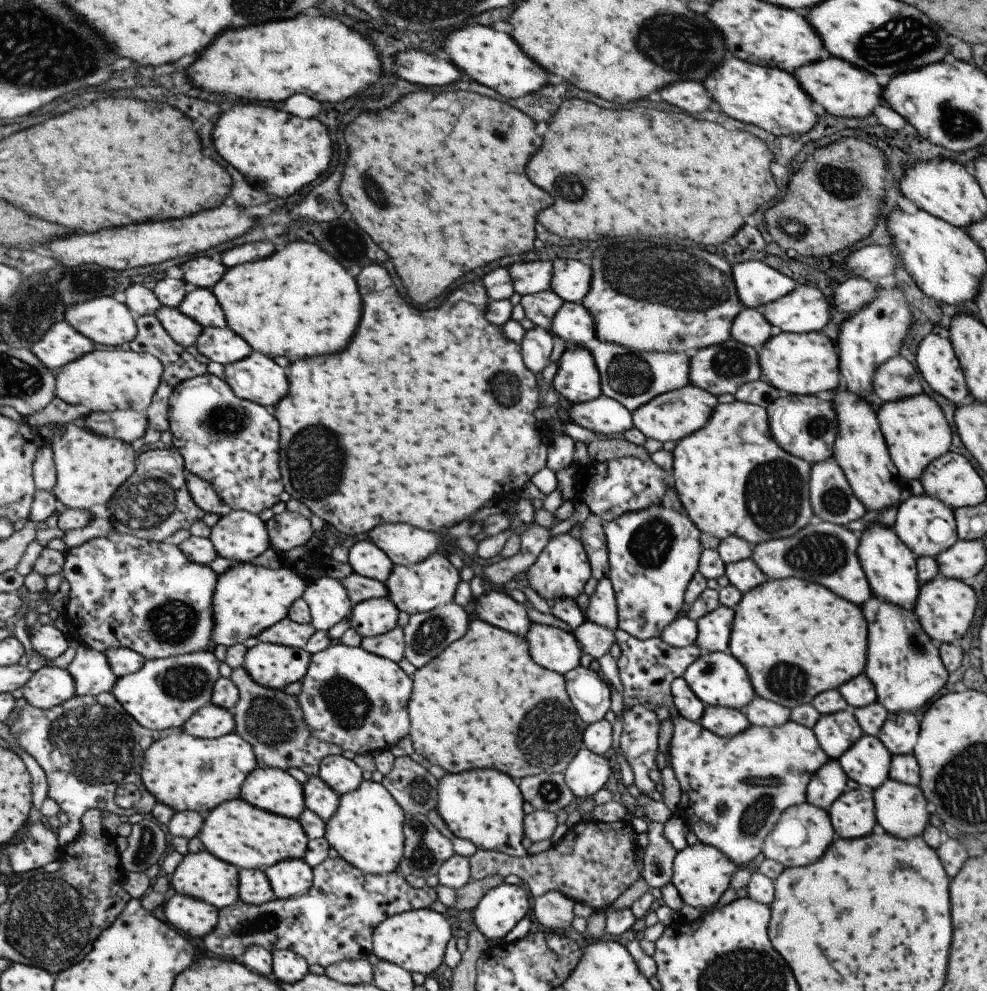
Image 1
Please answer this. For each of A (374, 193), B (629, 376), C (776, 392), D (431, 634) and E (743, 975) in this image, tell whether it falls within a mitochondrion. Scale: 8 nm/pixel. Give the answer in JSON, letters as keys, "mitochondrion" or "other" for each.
{"A":"mitochondrion","B":"mitochondrion","C":"other","D":"mitochondrion","E":"mitochondrion"}

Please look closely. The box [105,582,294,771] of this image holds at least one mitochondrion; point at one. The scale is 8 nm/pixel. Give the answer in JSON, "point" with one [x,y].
{"point":[174,621]}

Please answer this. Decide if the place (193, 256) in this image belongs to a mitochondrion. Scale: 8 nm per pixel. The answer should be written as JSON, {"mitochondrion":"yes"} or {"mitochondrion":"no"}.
{"mitochondrion":"no"}

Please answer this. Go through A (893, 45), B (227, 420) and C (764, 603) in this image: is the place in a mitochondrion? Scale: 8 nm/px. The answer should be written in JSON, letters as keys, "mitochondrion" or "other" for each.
{"A":"mitochondrion","B":"mitochondrion","C":"other"}

